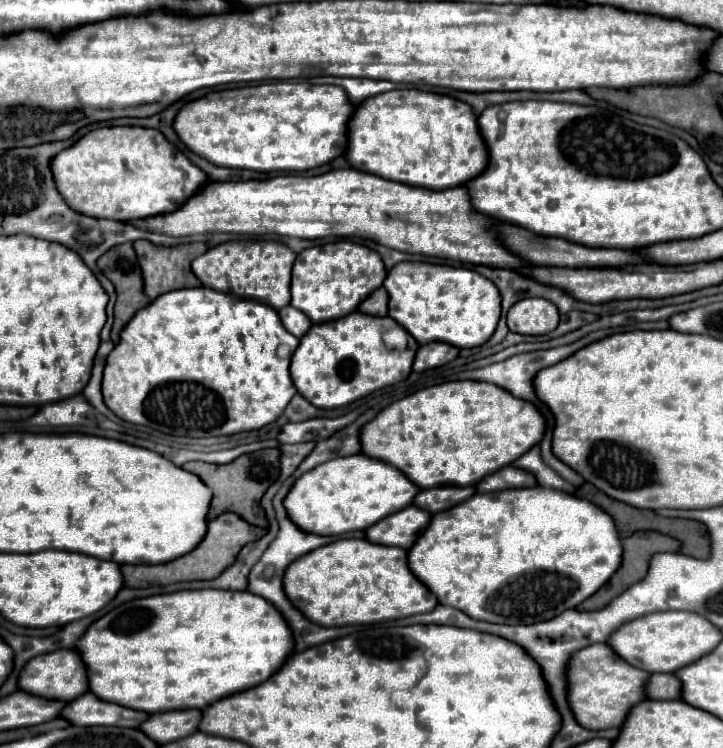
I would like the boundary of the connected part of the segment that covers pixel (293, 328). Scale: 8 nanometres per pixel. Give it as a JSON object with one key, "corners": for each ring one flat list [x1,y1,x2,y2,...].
{"corners":[[291,305,279,309,279,317,281,317,285,329,289,333,293,333,295,337,303,337,303,333,307,333,307,329,311,327,311,319,303,311,299,311]]}

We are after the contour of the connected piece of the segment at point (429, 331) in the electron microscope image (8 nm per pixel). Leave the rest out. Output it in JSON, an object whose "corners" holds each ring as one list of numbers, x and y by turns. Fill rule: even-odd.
{"corners":[[399,263,383,287,389,291,389,315,405,327,419,345,447,341,459,349,483,345,497,327,501,315,501,295,493,281,471,269,455,269,433,263]]}

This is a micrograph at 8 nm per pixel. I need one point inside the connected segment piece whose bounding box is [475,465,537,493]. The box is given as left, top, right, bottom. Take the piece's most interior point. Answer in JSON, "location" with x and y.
{"location":[509,477]}

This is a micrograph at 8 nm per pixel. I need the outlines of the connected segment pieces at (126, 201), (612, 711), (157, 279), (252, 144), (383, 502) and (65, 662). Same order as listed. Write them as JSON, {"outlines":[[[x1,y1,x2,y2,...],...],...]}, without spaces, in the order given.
{"outlines":[[[103,127,81,137,51,161,59,193,77,213,117,221,165,215,209,181,165,135,145,127]],[[595,643,571,655,565,677,569,685,567,701,577,723,585,729,599,731,607,727,619,727,627,717,629,709,645,699,645,683,649,673,643,673,643,669,627,665,609,649,609,645]],[[135,241,135,251,139,257,139,265,143,269,143,281,145,281,145,293,149,299,157,299,161,293,183,289,183,287,201,287,201,281,191,271,191,261,207,251,205,243,189,243,189,245,177,245,177,247,159,247,151,241]],[[277,81,212,92,208,96,192,100,179,111,173,127,187,147,215,165,265,173,305,171,325,165,347,151,347,121,351,119,353,111,355,107,349,103,343,87]],[[351,455,351,457,335,457,329,459,321,465,317,465,315,469,303,473,291,487,291,491,287,493,283,507,289,515,289,519,303,531,307,533,315,533,315,535,343,535,349,531,357,531,357,529,367,529,371,525,375,525,377,521,381,521,383,517,397,513,399,509,407,507,413,503,413,497,419,493,419,487,415,487,409,479,405,479,405,475,401,475,399,469,383,463,383,461,375,461,371,457,365,455]],[[59,649,53,653,33,657,19,673,19,689,29,693,29,695,43,697,43,699,73,701,73,697,87,693,85,665,83,665,83,661,75,649]]]}

